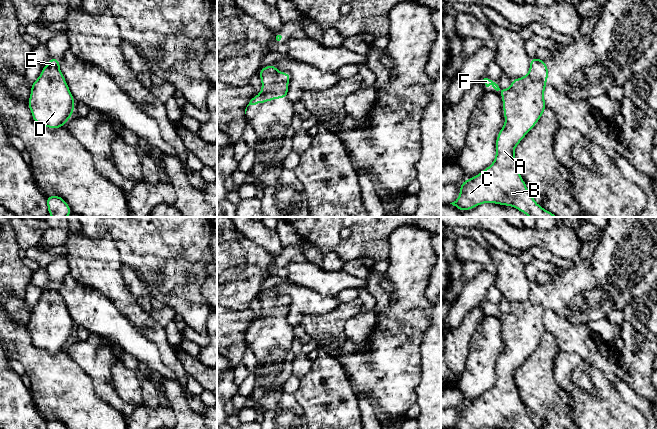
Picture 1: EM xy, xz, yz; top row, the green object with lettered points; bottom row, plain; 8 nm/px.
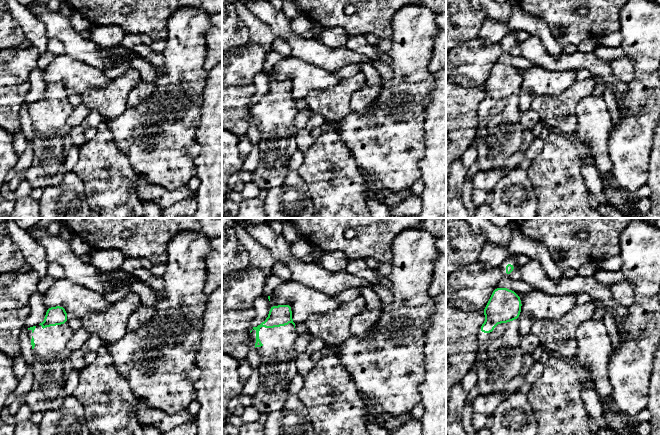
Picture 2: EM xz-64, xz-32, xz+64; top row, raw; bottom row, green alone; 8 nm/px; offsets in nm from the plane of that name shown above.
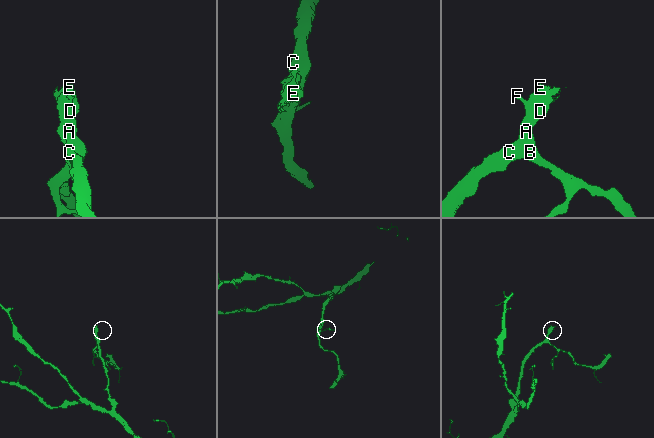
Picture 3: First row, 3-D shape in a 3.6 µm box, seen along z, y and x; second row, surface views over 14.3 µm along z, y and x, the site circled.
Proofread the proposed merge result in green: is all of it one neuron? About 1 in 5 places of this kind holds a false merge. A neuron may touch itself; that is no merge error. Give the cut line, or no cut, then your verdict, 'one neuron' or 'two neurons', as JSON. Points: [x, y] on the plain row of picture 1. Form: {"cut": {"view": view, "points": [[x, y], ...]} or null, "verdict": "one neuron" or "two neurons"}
{"cut": null, "verdict": "one neuron"}

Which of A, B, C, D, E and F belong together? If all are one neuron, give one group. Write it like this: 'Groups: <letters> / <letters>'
Groups: A B C D E F

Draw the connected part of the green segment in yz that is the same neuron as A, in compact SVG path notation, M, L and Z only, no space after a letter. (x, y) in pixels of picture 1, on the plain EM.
M530 282L527 300L512 303L509 313L500 313L488 302L483 306L499 315L503 325L505 348L495 367L494 386L471 403L464 404L460 419L452 429L538 429L522 403L514 373L540 344L546 333L543 317L549 301L546 285Z

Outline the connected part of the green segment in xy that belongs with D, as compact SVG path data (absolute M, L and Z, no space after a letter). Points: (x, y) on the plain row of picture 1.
M49 282L41 299L31 308L28 331L36 348L57 353L65 350L74 337L75 324L63 297L59 293L60 283Z

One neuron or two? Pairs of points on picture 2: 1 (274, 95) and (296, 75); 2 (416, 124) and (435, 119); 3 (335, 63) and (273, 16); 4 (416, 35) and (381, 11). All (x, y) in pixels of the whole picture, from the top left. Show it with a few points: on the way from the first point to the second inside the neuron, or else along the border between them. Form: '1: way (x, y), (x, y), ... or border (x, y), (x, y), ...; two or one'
1: border (290, 81), (291, 94), (294, 99); two
2: border (431, 100), (426, 109), (424, 121), (424, 145); two
3: way (319, 55), (313, 51), (303, 49), (286, 32); one
4: border (398, 10), (392, 19), (392, 34), (390, 37); two

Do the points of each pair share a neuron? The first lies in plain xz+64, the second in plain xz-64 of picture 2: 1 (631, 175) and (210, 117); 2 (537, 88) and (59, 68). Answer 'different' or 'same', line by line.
1: different
2: same

